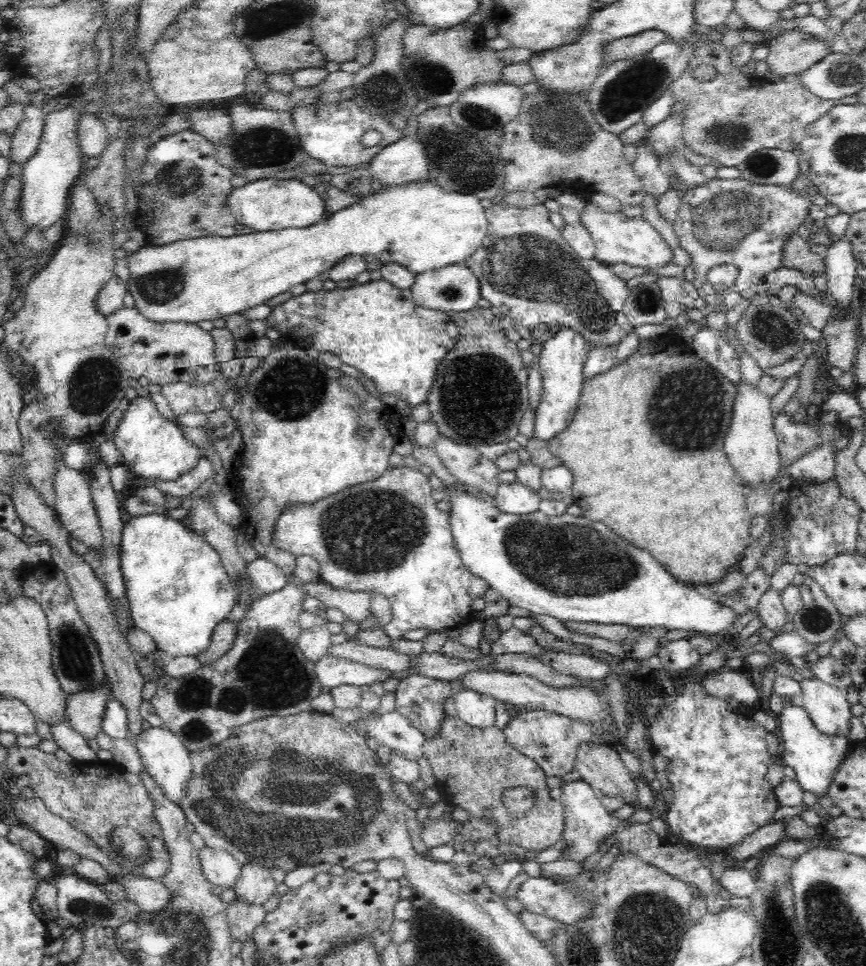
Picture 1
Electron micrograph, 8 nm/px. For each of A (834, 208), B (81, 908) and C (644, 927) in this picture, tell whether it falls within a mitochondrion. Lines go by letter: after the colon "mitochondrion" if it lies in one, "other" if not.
A: other
B: mitochondrion
C: mitochondrion

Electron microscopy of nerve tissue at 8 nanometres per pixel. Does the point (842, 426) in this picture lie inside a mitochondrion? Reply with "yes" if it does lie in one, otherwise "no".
no

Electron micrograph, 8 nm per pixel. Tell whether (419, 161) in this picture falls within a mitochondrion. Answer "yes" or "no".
no

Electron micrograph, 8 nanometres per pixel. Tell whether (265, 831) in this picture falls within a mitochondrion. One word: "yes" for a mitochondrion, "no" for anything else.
yes

